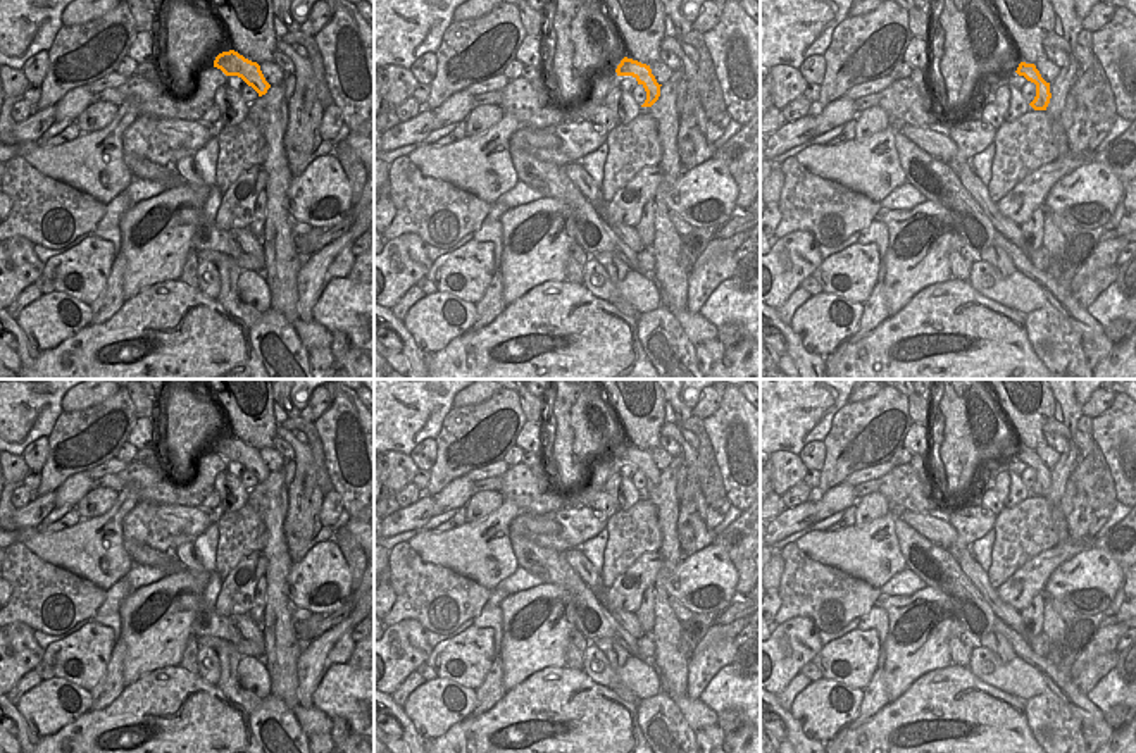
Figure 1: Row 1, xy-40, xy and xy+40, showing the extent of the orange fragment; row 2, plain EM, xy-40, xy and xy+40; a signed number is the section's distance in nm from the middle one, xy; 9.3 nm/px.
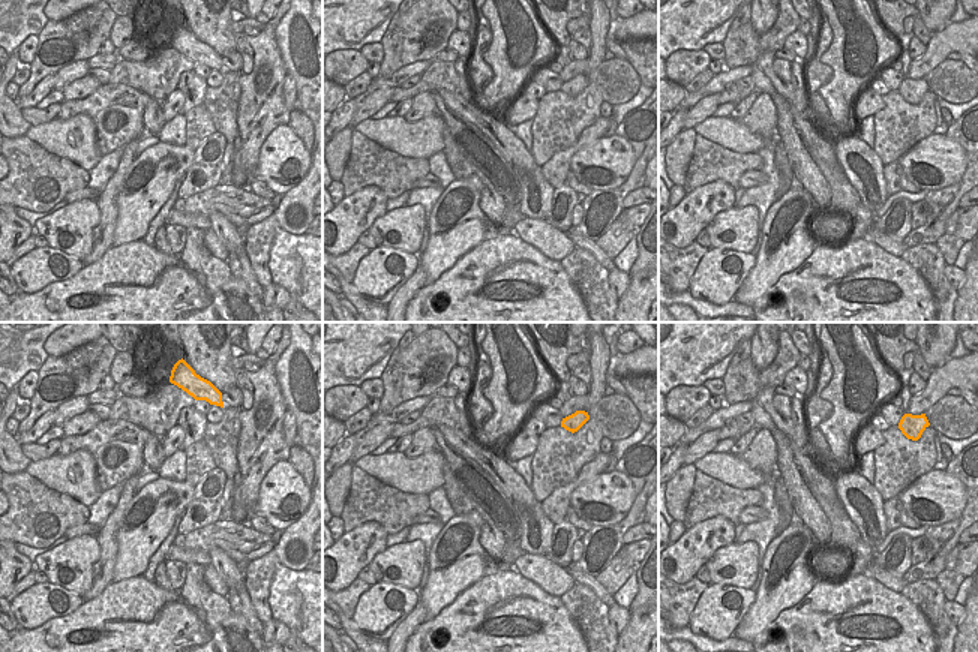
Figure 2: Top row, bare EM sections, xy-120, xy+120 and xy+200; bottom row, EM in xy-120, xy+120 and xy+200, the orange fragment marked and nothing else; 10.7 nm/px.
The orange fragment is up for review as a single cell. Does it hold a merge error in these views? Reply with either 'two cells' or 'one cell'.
one cell

